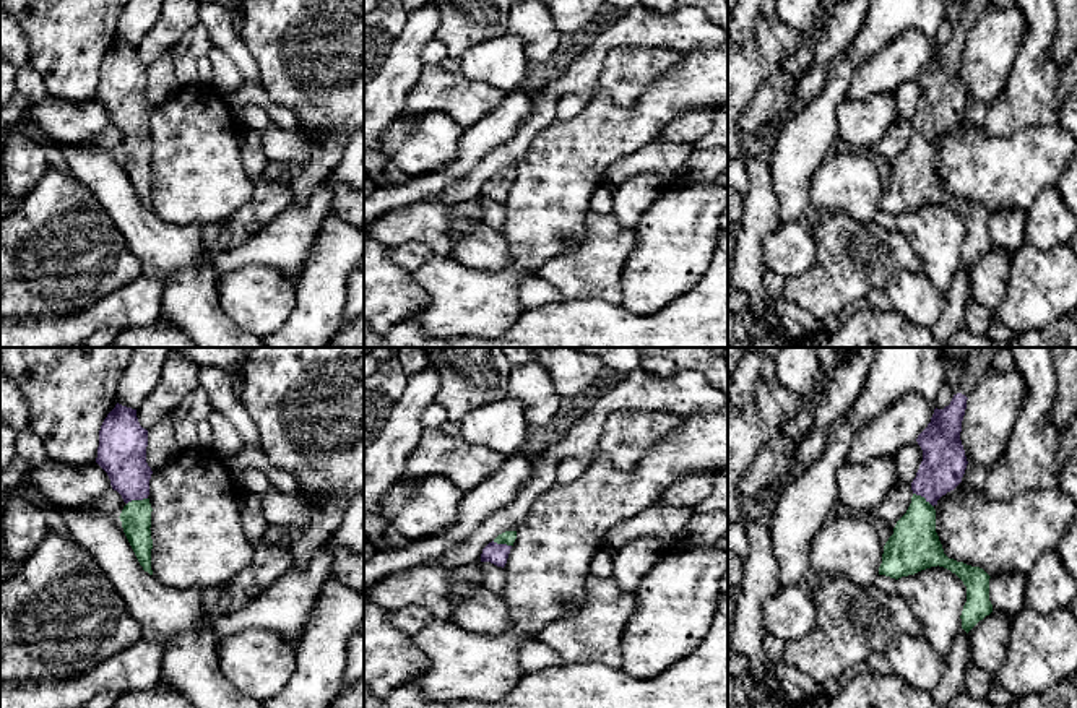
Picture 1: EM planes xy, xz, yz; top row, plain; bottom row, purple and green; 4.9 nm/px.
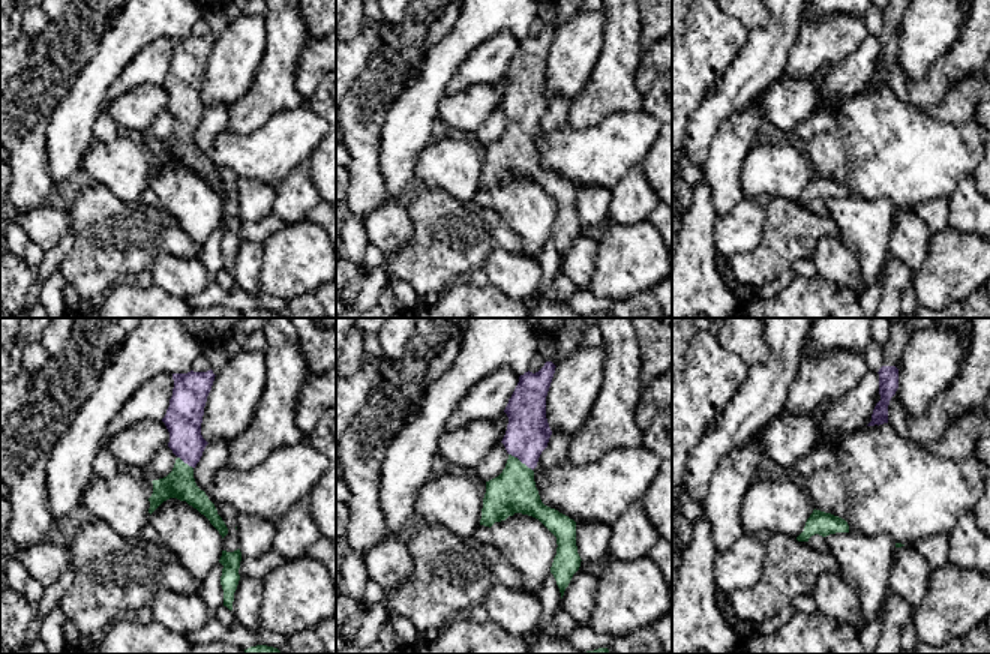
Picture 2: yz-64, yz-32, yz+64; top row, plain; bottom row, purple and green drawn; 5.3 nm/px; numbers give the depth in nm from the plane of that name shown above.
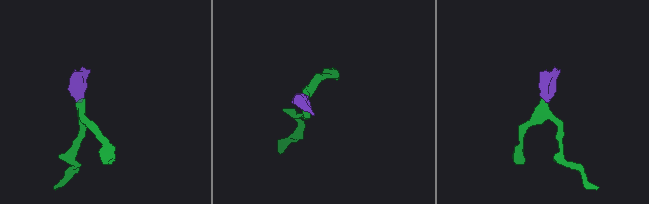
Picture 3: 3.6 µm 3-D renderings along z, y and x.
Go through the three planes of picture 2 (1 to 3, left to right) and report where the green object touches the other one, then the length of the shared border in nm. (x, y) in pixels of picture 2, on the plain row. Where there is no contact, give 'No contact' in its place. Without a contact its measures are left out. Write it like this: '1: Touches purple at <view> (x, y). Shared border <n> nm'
1: Touches purple at yz-64 (185, 126). Shared border 110 nm
2: Touches purple at yz-32 (521, 125). Shared border 160 nm
3: No contact

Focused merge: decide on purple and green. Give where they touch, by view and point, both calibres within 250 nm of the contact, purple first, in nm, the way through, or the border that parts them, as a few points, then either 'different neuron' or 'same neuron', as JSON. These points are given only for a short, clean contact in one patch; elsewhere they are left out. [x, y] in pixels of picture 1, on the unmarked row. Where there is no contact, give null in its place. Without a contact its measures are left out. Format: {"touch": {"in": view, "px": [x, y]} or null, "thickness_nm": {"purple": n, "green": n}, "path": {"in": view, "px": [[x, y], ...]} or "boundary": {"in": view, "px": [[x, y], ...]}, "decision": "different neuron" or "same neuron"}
{"touch": {"in": "yz", "px": [923, 132]}, "thickness_nm": {"purple": 220, "green": 240}, "path": {"in": "yz", "px": [[944, 98], [923, 132], [915, 181]]}, "decision": "same neuron"}

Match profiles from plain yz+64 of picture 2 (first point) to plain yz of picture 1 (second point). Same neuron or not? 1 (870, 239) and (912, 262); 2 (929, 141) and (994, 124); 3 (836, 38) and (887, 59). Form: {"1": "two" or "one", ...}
{"1": "two", "2": "two", "3": "one"}

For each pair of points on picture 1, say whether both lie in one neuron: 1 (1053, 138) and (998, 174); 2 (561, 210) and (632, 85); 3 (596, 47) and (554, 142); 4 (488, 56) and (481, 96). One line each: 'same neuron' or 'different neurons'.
1: same neuron
2: different neurons
3: different neurons
4: different neurons

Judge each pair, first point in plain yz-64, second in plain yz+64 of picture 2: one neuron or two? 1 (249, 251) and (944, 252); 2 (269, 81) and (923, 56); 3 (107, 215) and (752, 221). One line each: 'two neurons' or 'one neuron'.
1: two neurons
2: two neurons
3: two neurons

